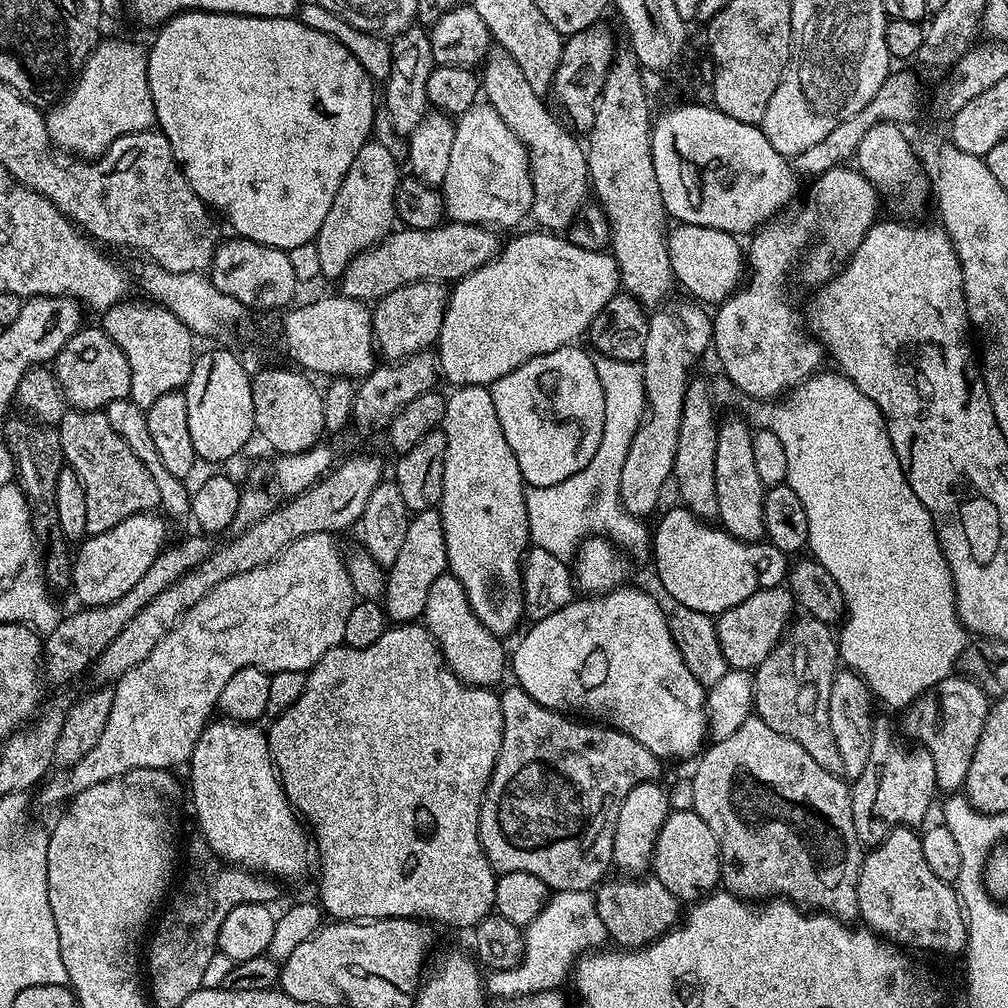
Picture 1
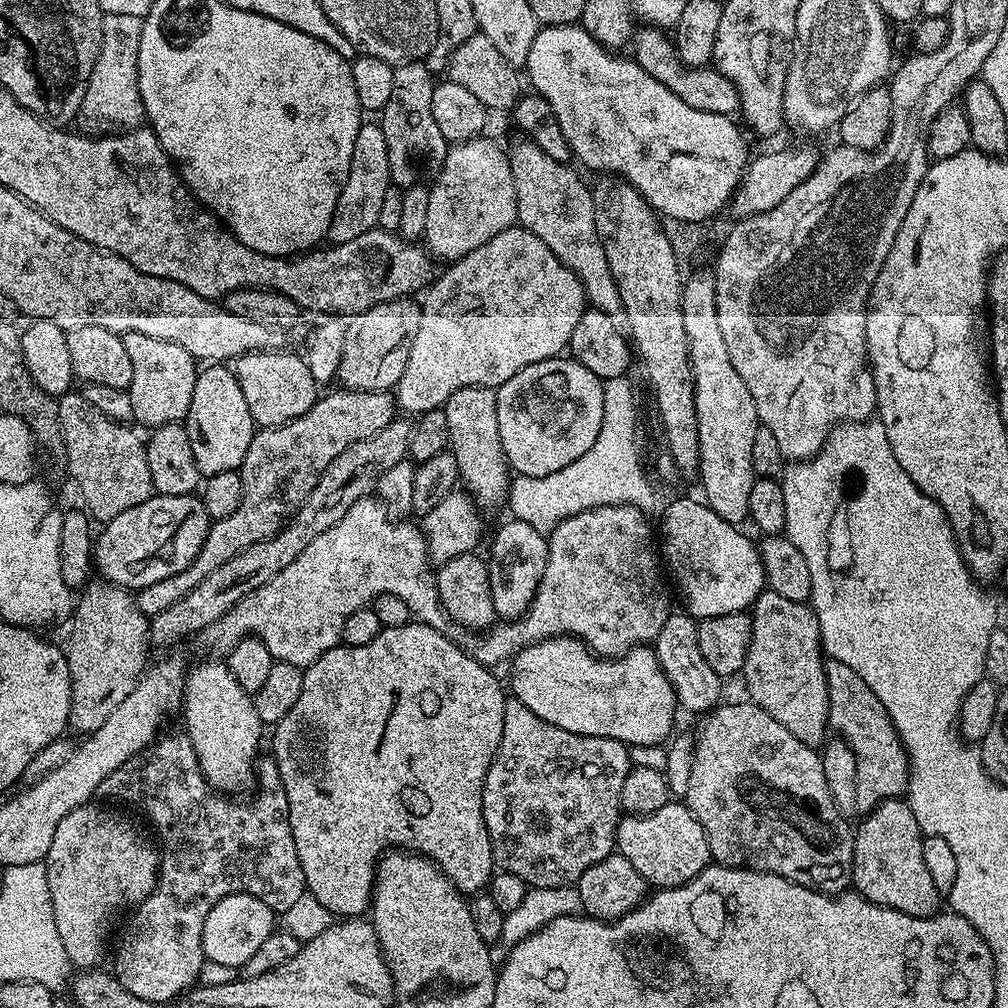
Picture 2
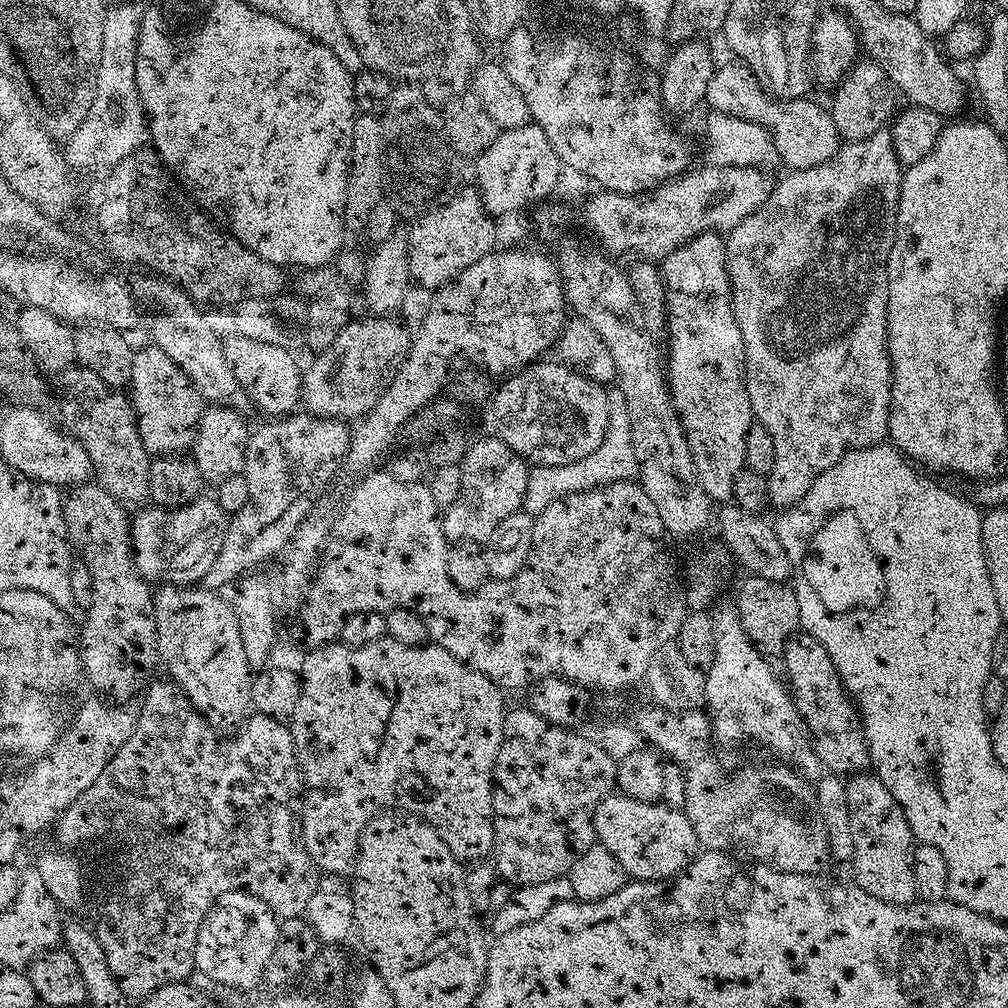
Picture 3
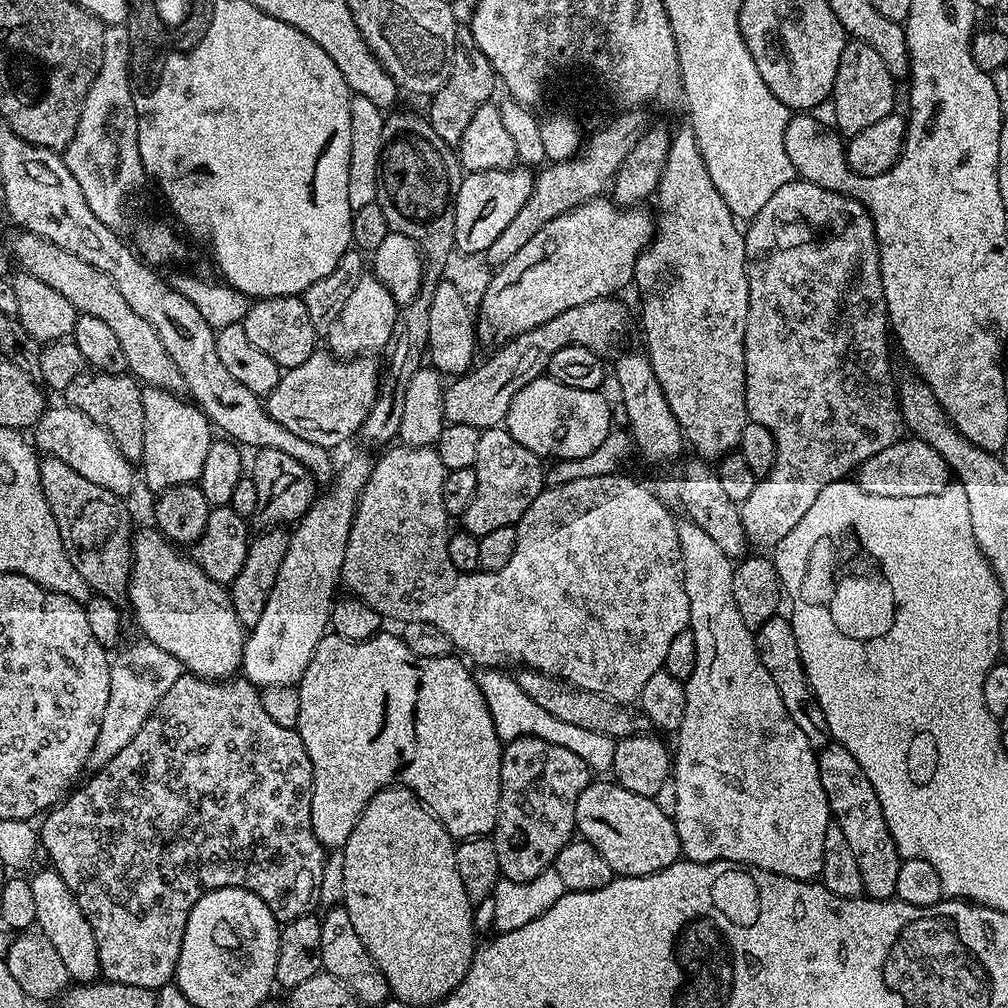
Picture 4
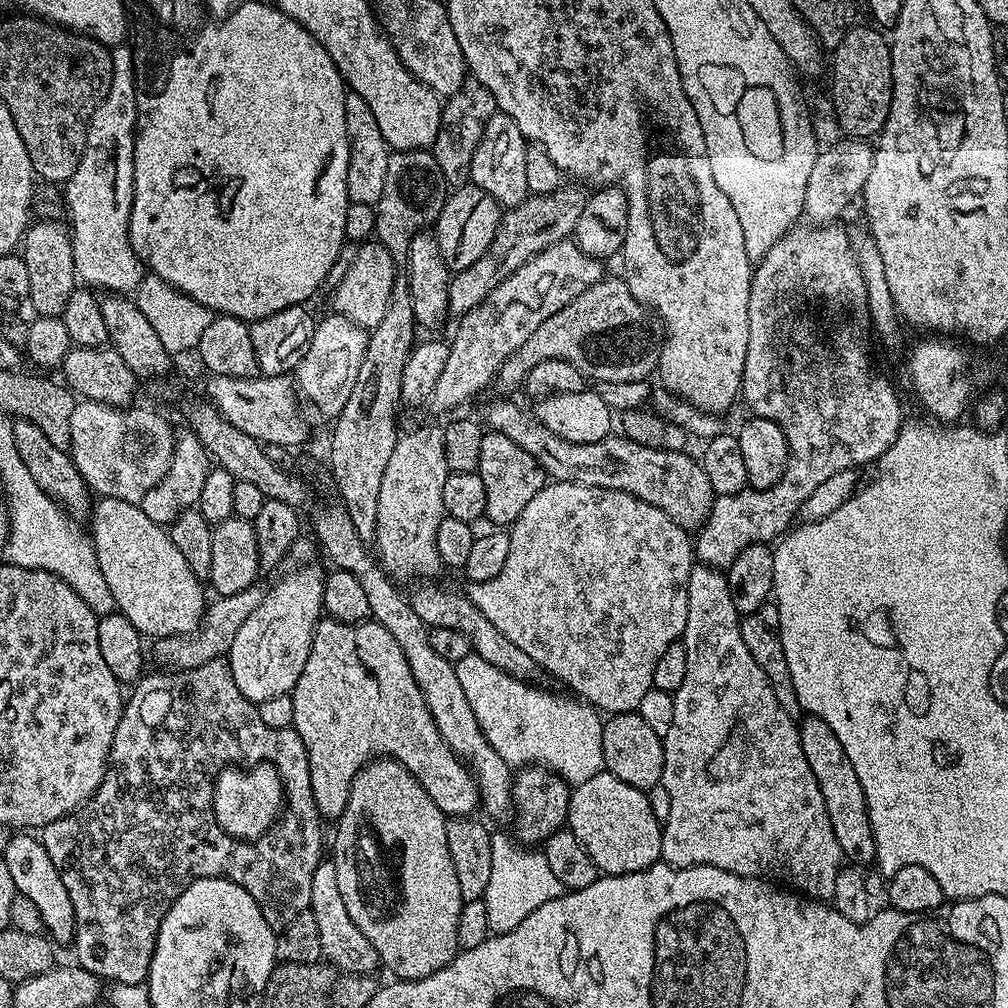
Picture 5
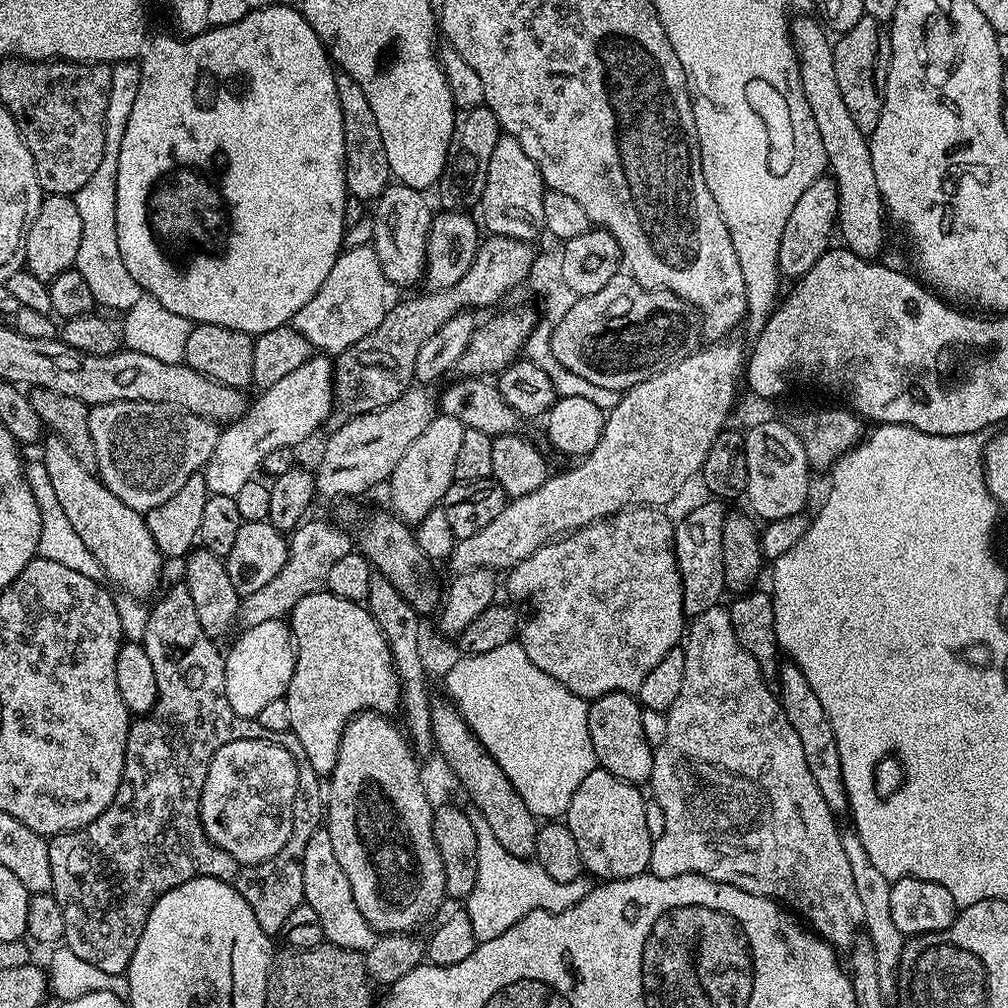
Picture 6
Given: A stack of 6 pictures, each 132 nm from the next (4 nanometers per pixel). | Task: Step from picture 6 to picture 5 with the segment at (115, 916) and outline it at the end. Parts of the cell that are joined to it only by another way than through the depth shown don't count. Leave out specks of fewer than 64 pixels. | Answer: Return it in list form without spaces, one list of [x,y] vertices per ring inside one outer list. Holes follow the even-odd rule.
[[[224,660],[208,662],[205,666],[195,667],[194,670],[184,672],[156,672],[145,673],[136,680],[134,689],[136,693],[127,697],[124,711],[120,713],[118,730],[114,730],[114,742],[110,746],[108,755],[108,769],[98,786],[98,790],[85,804],[74,812],[69,812],[61,820],[50,822],[39,833],[39,840],[46,846],[46,854],[54,862],[58,874],[62,877],[62,883],[66,885],[66,894],[70,894],[70,903],[74,906],[74,922],[76,923],[76,948],[75,963],[79,967],[90,970],[90,974],[99,976],[112,984],[142,984],[148,979],[150,962],[154,954],[154,946],[158,938],[158,930],[170,910],[170,906],[179,896],[192,885],[195,880],[206,878],[218,878],[233,880],[242,890],[246,890],[256,899],[258,910],[262,910],[262,918],[266,918],[268,925],[273,930],[279,930],[290,926],[298,914],[310,909],[310,881],[314,879],[314,870],[318,870],[320,861],[326,852],[326,836],[324,840],[324,828],[318,806],[314,802],[314,790],[310,786],[310,766],[306,746],[302,738],[298,738],[295,728],[283,728],[276,730],[270,727],[258,715],[256,704],[246,698],[234,686],[234,678],[230,666]],[[245,762],[267,762],[275,768],[280,779],[284,781],[284,799],[286,801],[282,809],[282,818],[272,825],[272,829],[262,834],[256,840],[236,840],[230,834],[223,832],[218,826],[216,815],[212,809],[212,785],[216,777],[229,766],[240,766]]]

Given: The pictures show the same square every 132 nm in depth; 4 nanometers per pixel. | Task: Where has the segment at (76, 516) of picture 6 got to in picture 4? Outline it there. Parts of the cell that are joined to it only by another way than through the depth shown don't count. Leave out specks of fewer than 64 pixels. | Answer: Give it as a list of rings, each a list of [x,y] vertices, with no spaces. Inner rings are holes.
[[[148,526],[132,537],[132,572],[128,575],[127,603],[132,603],[136,624],[141,628],[143,639],[162,646],[166,654],[174,654],[180,665],[201,680],[227,680],[237,675],[244,653],[245,629],[241,627],[234,606],[231,605],[229,589],[211,580],[197,566],[195,559],[183,556],[155,527]]]

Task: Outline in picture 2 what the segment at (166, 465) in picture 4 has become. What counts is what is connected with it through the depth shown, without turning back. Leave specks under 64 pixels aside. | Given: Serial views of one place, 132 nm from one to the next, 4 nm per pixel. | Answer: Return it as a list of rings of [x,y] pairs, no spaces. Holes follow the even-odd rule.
[[[125,332],[123,338],[126,354],[130,354],[130,366],[134,366],[132,381],[126,389],[134,406],[132,420],[145,424],[148,430],[183,421],[190,410],[190,398],[194,398],[197,361],[186,350],[182,350],[182,346],[162,338],[150,338],[137,332]]]

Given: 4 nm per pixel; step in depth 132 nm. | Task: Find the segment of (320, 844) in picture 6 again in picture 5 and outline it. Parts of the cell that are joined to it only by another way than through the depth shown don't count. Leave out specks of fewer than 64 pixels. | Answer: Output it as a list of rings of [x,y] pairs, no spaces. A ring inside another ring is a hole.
[[[331,858],[321,859],[318,870],[314,870],[314,879],[310,881],[310,910],[314,914],[314,923],[318,926],[318,935],[322,937],[322,957],[333,968],[344,974],[372,974],[381,967],[378,950],[370,946],[370,941],[346,910],[342,902],[342,893],[338,891],[338,874],[334,874],[334,862]]]

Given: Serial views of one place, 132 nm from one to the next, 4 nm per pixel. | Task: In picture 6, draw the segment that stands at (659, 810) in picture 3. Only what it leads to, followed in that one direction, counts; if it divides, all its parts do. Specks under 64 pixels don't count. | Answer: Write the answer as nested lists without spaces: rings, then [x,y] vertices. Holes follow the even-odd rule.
[[[599,766],[586,774],[582,786],[574,790],[566,823],[570,834],[574,834],[574,843],[578,845],[578,854],[582,854],[584,871],[589,877],[603,882],[634,878],[648,872],[654,838],[650,830],[646,830],[646,796],[640,792],[643,791],[637,785],[627,784]]]

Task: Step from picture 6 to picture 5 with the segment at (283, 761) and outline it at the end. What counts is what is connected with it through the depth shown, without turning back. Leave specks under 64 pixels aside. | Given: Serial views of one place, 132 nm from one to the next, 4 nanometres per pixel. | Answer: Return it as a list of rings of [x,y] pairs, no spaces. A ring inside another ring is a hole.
[[[267,762],[248,767],[229,766],[212,785],[212,809],[218,826],[236,840],[256,840],[269,832],[272,825],[281,819],[285,803],[284,781]]]

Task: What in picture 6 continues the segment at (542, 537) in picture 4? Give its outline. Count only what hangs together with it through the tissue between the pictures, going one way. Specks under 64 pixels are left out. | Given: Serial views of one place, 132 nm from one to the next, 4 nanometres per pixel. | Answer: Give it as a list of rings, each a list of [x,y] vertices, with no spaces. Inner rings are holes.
[[[443,414],[436,415],[422,430],[415,442],[398,458],[398,466],[394,466],[392,475],[387,481],[386,489],[392,495],[391,511],[399,516],[405,524],[415,526],[420,523],[430,510],[441,507],[446,490],[456,480],[454,461],[458,459],[458,449],[462,443],[465,426],[458,418],[450,418]],[[656,506],[623,508],[622,511],[614,513],[613,516],[608,516],[604,520],[596,520],[584,528],[577,528],[574,532],[567,533],[551,540],[548,544],[542,545],[538,550],[534,550],[534,554],[530,554],[522,562],[515,564],[507,573],[508,592],[514,599],[528,600],[540,592],[540,604],[533,606],[532,617],[525,624],[523,621],[518,632],[518,643],[526,650],[530,662],[534,662],[534,666],[538,666],[538,670],[550,674],[550,678],[562,682],[562,686],[566,686],[566,690],[578,694],[584,700],[591,702],[602,694],[610,694],[611,692],[639,693],[646,674],[650,674],[650,670],[654,670],[654,666],[658,666],[658,662],[662,662],[664,655],[671,648],[677,647],[685,635],[686,617],[682,596],[682,578],[676,561],[676,529],[674,520],[671,520],[664,512],[667,511]]]

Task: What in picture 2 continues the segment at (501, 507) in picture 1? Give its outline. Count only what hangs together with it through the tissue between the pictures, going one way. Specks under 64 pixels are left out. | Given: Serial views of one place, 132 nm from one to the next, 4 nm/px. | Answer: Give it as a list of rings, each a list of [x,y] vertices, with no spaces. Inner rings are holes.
[[[463,388],[450,394],[450,398],[442,407],[448,423],[450,450],[456,455],[463,487],[481,509],[487,510],[487,508],[494,507],[495,504],[503,505],[508,498],[510,465],[504,456],[502,438],[498,434],[498,402],[495,391],[490,388]]]

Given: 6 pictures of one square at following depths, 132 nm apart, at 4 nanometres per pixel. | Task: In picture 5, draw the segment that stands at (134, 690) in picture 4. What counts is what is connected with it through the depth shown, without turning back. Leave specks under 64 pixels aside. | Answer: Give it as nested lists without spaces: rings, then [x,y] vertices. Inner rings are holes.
[[[259,583],[250,585],[246,590],[238,590],[238,594],[229,596],[216,596],[207,605],[204,618],[200,622],[200,627],[195,632],[186,636],[169,636],[155,641],[156,644],[150,650],[150,656],[157,660],[160,665],[168,670],[184,672],[194,670],[195,667],[205,666],[208,662],[224,660],[228,655],[230,646],[234,646],[234,637],[238,634],[238,629],[242,627],[242,622],[262,606],[265,589]]]

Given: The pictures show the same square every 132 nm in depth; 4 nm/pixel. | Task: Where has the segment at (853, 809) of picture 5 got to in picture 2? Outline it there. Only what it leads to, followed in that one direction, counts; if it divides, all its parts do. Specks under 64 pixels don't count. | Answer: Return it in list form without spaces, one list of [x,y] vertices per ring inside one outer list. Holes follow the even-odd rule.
[[[907,799],[883,800],[854,828],[854,858],[851,887],[872,904],[882,904],[902,914],[935,916],[941,911],[942,893],[930,879],[922,858],[924,833]]]

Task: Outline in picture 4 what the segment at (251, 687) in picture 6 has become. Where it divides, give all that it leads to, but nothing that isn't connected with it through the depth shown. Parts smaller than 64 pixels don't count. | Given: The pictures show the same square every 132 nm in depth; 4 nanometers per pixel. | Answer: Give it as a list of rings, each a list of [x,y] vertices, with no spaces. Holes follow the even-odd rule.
[[[352,456],[341,468],[339,465],[332,483],[295,521],[288,538],[286,556],[282,558],[282,566],[274,588],[270,590],[266,608],[244,638],[240,663],[242,676],[257,688],[263,690],[270,686],[299,685],[318,642],[329,631],[332,605],[337,595],[336,584],[338,588],[341,583],[340,571],[346,558],[352,519],[356,517],[356,507],[372,473],[373,463],[373,457]]]

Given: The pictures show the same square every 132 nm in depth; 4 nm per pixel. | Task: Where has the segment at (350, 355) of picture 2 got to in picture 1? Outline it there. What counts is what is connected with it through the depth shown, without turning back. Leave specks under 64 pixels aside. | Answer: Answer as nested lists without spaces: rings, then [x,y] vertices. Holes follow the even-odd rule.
[[[419,280],[375,301],[372,308],[372,339],[379,355],[385,361],[399,362],[431,349],[440,337],[449,295],[449,289],[441,281]]]

